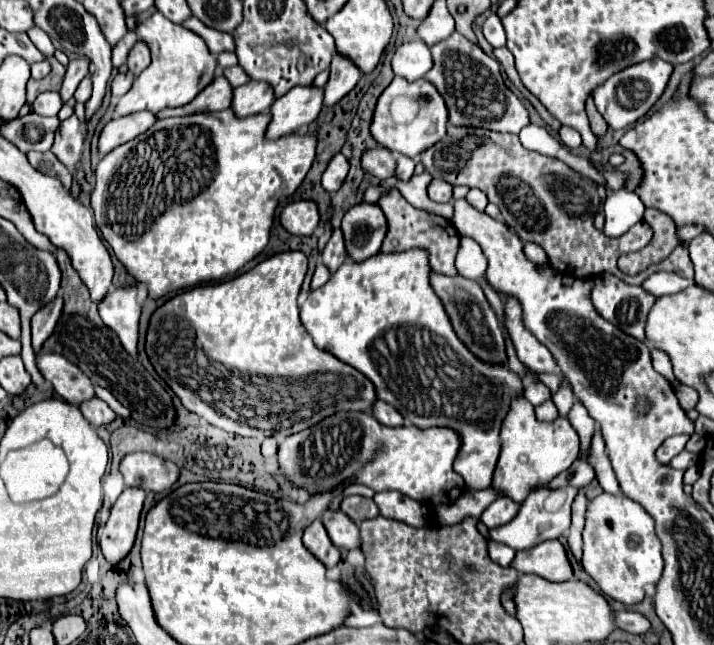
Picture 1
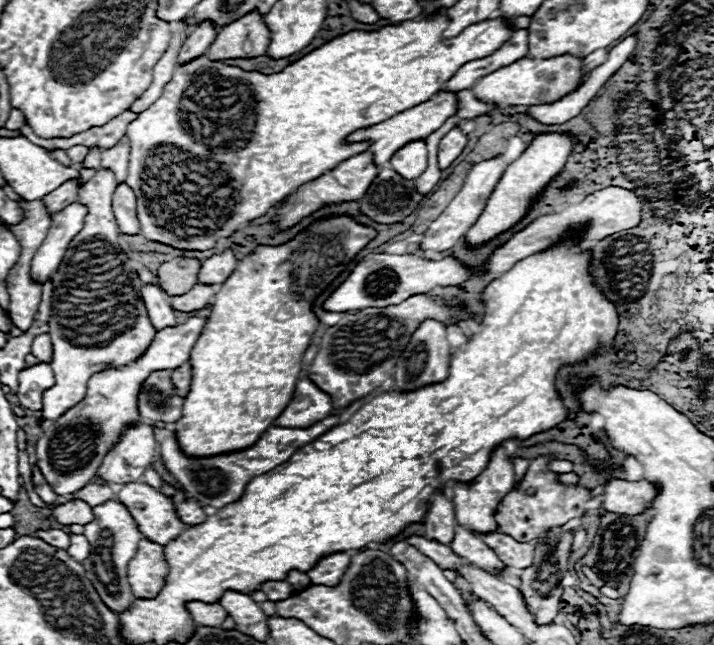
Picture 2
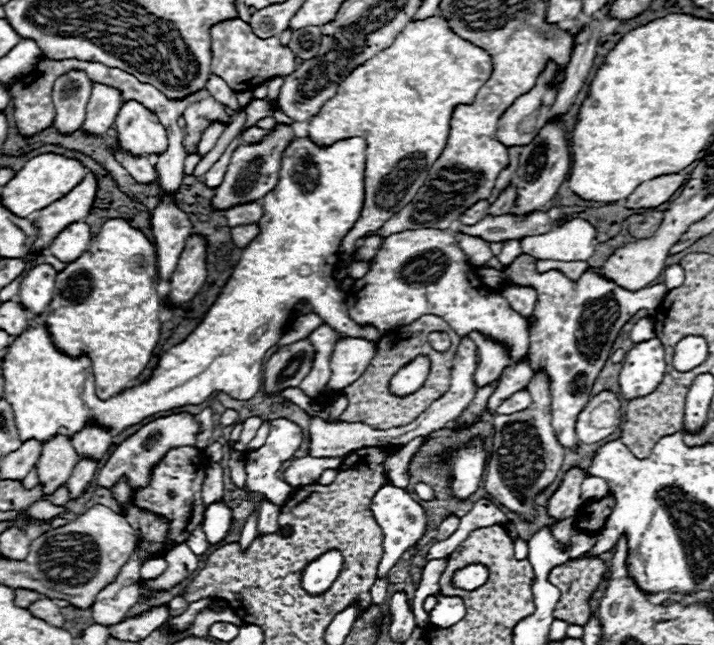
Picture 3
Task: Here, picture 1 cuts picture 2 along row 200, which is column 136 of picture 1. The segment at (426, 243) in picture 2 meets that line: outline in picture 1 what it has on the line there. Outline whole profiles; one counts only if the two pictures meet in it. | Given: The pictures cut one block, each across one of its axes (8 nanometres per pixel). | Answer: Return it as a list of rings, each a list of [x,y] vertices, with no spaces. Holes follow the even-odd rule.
[[[128,452],[120,462],[126,486],[162,492],[178,480],[178,466],[150,452]]]

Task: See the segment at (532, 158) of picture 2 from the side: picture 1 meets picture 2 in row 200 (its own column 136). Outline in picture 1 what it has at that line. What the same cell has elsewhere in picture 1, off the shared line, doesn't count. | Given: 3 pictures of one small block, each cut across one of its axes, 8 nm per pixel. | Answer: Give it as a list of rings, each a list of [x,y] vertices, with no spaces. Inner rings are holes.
[[[124,488],[110,512],[108,522],[98,528],[96,538],[108,562],[118,564],[130,552],[136,538],[144,496],[146,494],[140,488]]]

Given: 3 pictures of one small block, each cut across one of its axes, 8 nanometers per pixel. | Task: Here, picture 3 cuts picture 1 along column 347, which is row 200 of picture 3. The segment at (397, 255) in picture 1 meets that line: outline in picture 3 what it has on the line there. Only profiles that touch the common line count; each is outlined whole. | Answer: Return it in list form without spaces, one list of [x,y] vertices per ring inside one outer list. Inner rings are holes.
[[[304,138],[294,140],[290,148],[286,148],[286,152],[282,154],[278,186],[262,198],[264,206],[264,216],[260,218],[262,232],[256,240],[252,240],[244,248],[242,260],[238,262],[238,268],[234,268],[230,280],[226,282],[226,288],[220,292],[212,308],[206,312],[200,326],[184,342],[172,346],[168,352],[160,356],[158,368],[154,370],[152,378],[144,384],[128,388],[126,392],[118,394],[118,398],[100,400],[94,394],[94,376],[90,358],[84,354],[72,358],[60,352],[54,346],[42,316],[36,316],[34,318],[36,326],[18,334],[12,346],[6,348],[2,358],[4,400],[10,400],[14,408],[14,418],[22,442],[30,438],[44,442],[56,436],[60,428],[66,428],[68,436],[72,436],[88,420],[96,420],[106,428],[122,432],[124,428],[138,424],[140,420],[156,412],[180,408],[186,404],[200,404],[210,396],[210,392],[224,392],[236,400],[252,398],[262,386],[262,358],[266,350],[280,340],[282,328],[288,322],[288,316],[292,316],[294,304],[300,298],[310,300],[312,310],[318,310],[318,316],[324,322],[328,322],[334,330],[338,330],[342,336],[378,340],[380,336],[378,332],[374,332],[374,328],[360,328],[350,320],[346,310],[346,294],[332,280],[332,272],[338,264],[338,244],[342,236],[358,220],[364,204],[364,148],[366,142],[360,138],[340,140],[330,148],[318,148],[308,138]]]

